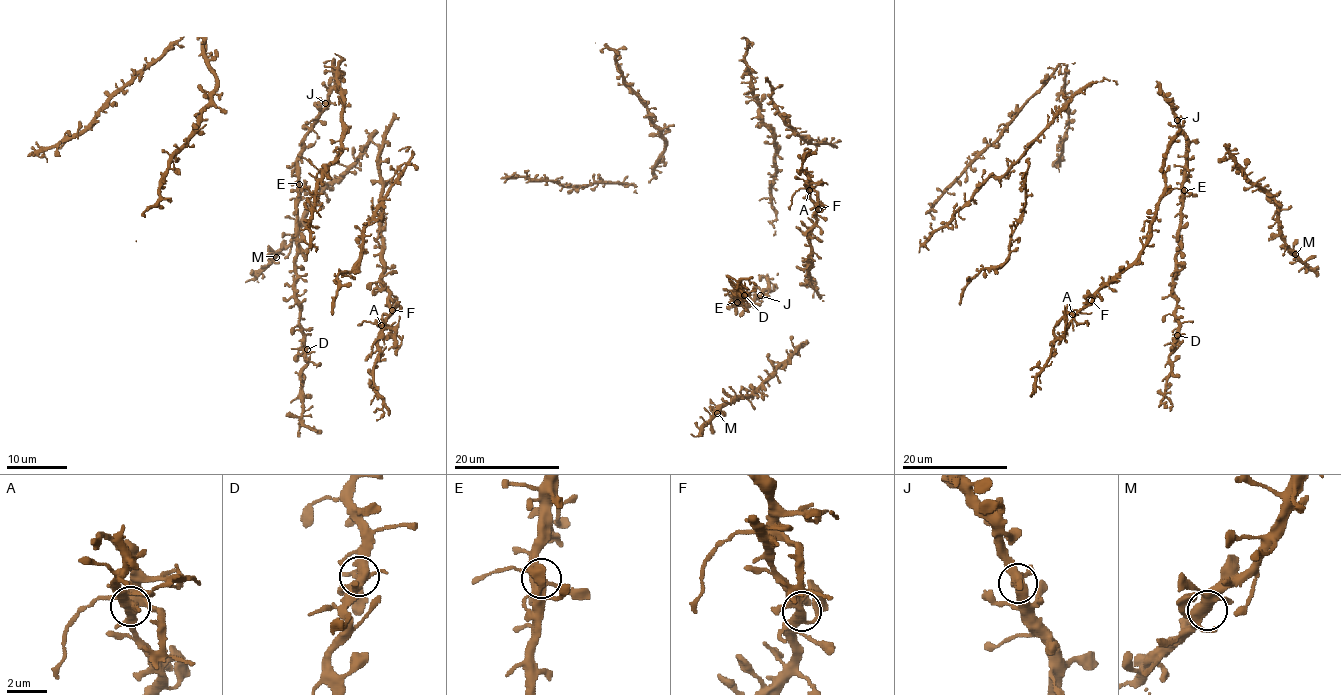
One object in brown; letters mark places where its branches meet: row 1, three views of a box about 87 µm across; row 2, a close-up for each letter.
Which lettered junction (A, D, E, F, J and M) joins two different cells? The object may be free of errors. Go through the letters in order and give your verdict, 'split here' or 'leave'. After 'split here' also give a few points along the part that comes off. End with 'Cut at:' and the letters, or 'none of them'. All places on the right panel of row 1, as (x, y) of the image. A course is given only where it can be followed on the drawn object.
A: split here; course (1072, 314), (1066, 314), (1054, 328), (1055, 341)
D: leave
E: leave
F: leave
J: leave
M: leave
Cut at: A

